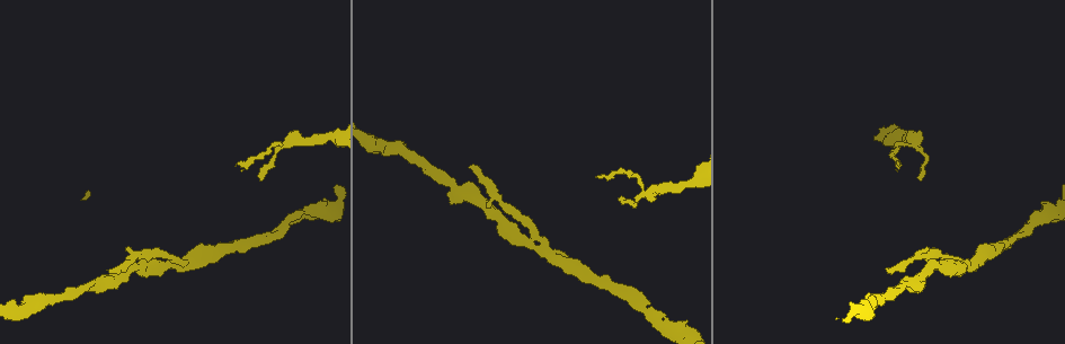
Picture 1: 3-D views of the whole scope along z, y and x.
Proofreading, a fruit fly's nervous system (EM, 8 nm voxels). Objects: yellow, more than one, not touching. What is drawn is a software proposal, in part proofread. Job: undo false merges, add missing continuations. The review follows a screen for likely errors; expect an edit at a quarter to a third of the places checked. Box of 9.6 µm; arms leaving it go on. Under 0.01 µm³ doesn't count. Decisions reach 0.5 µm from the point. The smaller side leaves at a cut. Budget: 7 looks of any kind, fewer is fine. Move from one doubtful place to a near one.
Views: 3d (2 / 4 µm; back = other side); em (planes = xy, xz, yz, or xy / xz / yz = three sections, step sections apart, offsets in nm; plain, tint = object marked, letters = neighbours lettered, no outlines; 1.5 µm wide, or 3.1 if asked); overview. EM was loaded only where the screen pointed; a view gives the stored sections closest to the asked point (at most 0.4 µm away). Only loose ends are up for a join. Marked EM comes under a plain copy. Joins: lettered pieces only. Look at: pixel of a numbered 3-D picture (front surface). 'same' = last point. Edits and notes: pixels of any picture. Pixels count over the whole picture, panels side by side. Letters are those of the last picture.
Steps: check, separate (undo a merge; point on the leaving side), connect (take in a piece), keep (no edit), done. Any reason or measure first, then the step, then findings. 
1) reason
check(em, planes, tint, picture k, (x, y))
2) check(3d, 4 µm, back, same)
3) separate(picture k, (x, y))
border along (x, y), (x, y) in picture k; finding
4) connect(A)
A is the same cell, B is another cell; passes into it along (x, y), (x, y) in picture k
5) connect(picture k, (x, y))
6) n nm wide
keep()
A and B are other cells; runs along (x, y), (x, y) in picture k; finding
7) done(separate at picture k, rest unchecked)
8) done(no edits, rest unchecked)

check(3d, 2 µm, picture 1, (542, 248))

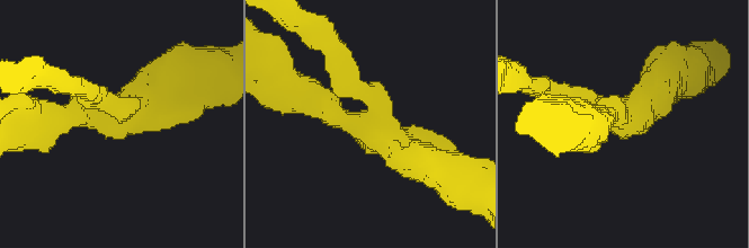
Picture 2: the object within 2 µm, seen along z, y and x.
3 arms; arms of 180, 320, 380 nm; shape alone is not enough
check(em, yz, step 4, letters, picture 2, (124, 120))

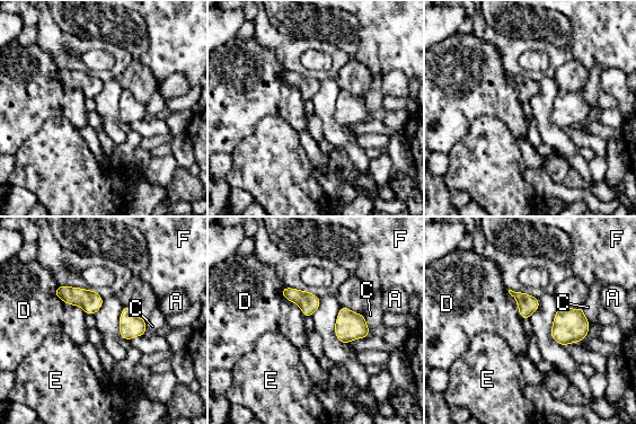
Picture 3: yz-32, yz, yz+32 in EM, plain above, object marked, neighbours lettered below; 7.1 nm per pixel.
cut it another way
check(em, planes, letters, same)

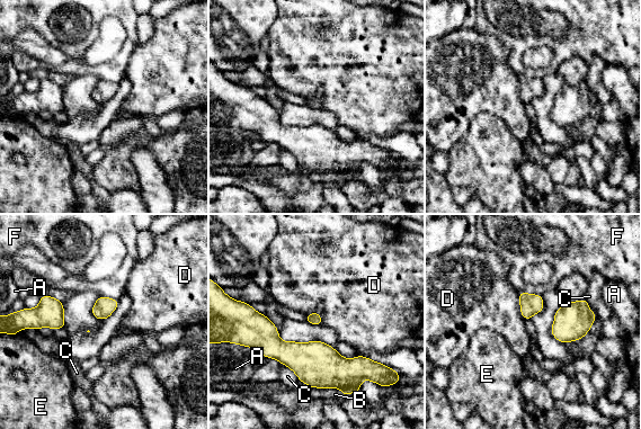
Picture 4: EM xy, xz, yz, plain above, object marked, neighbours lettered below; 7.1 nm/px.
keep()
A, B, C, D, E and F are other cells; border along (517, 292), (519, 312), (524, 320) in picture 4; all the same cell

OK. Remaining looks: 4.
check(em, xz, step 8, tint, picture 1, (621, 203))

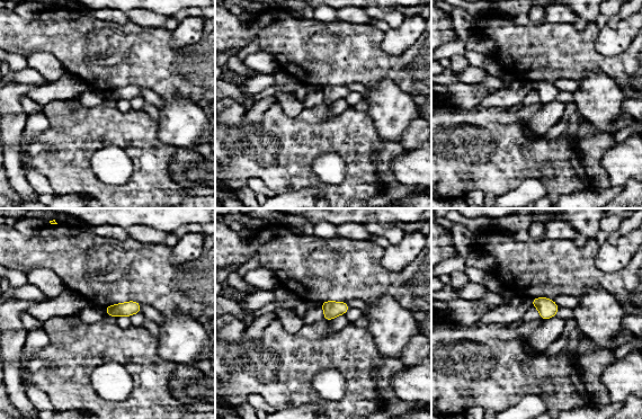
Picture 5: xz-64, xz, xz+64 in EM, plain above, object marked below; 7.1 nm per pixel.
cut it another way
check(em, planes, letters, same)

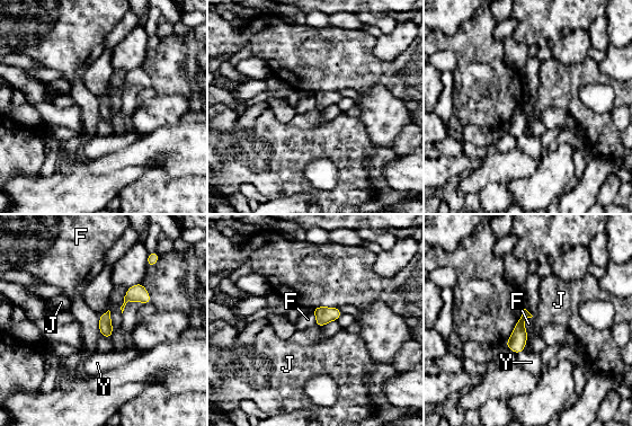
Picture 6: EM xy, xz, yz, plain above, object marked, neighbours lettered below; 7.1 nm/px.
keep()
F, J and Y are other cells; border along (532, 316), (524, 321), (523, 349) in picture 6; none of them fits

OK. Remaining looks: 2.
done(no edits, rest unchecked)

